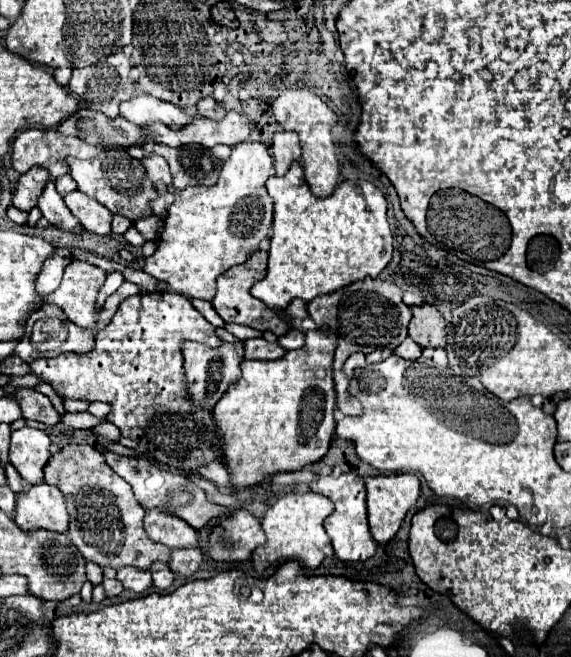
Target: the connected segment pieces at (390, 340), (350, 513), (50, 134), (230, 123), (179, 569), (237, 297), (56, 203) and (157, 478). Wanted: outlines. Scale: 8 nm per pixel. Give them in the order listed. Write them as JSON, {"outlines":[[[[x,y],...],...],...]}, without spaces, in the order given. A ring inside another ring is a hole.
{"outlines":[[[[364,278],[352,282],[336,292],[322,294],[308,304],[308,314],[316,322],[316,326],[330,326],[330,330],[338,336],[338,348],[334,356],[334,384],[336,384],[336,404],[344,414],[362,414],[362,406],[354,402],[348,394],[348,380],[340,374],[346,356],[350,354],[350,346],[390,346],[394,350],[408,336],[408,322],[412,318],[410,308],[402,302],[402,290],[394,282],[386,282],[380,278]]],[[[344,472],[340,476],[316,476],[310,484],[308,484],[310,492],[322,494],[326,498],[330,498],[334,502],[334,512],[330,518],[326,518],[326,534],[330,536],[334,554],[344,560],[344,562],[358,562],[358,560],[368,560],[374,550],[376,550],[376,542],[370,534],[368,528],[368,512],[366,512],[366,484],[364,478],[354,474],[354,472]]],[[[28,128],[28,130],[20,132],[18,138],[12,144],[12,166],[20,174],[28,172],[32,166],[40,166],[40,168],[48,170],[52,180],[56,180],[56,178],[66,174],[64,158],[68,158],[68,156],[74,156],[74,158],[94,158],[96,154],[100,154],[98,148],[86,144],[84,140],[78,140],[76,136],[64,136],[58,130],[50,130],[50,128]]],[[[230,110],[222,120],[206,120],[198,118],[192,124],[186,124],[180,130],[172,130],[162,122],[146,124],[148,132],[154,136],[154,142],[168,144],[168,146],[182,146],[182,144],[202,144],[202,146],[216,146],[216,144],[238,144],[238,140],[248,140],[250,132],[254,130],[254,122],[246,118],[242,112]]],[[[178,548],[170,552],[170,570],[178,576],[190,576],[200,568],[202,552],[200,548]]],[[[256,250],[248,256],[248,260],[240,266],[234,266],[230,270],[226,270],[220,278],[218,278],[218,290],[216,290],[216,296],[212,300],[212,306],[214,310],[218,312],[218,316],[222,316],[224,322],[236,322],[236,324],[244,324],[244,326],[250,326],[250,328],[256,328],[260,332],[264,330],[270,330],[274,332],[276,336],[284,336],[288,334],[290,330],[302,330],[302,320],[306,318],[306,302],[304,300],[298,300],[296,306],[290,306],[288,312],[286,312],[286,320],[282,320],[274,310],[270,310],[266,304],[262,304],[260,300],[256,300],[252,294],[250,294],[250,288],[262,280],[266,276],[266,260],[268,260],[268,252],[266,250]]],[[[48,182],[44,186],[44,190],[40,194],[40,200],[38,200],[38,208],[40,208],[42,216],[48,222],[52,222],[54,226],[64,228],[64,230],[70,230],[70,232],[80,232],[82,230],[82,226],[78,224],[78,220],[74,220],[74,216],[66,208],[62,196],[56,192],[54,182]]],[[[104,452],[104,456],[106,456],[106,462],[110,464],[110,468],[114,468],[114,472],[118,472],[122,478],[126,478],[132,484],[132,488],[136,492],[136,500],[140,502],[140,506],[144,510],[160,510],[160,512],[178,516],[188,526],[192,526],[196,530],[206,526],[216,516],[228,516],[230,514],[230,510],[226,510],[224,506],[218,506],[218,504],[210,502],[210,498],[208,498],[208,504],[206,504],[206,492],[200,490],[194,482],[190,482],[184,474],[180,474],[176,470],[172,472],[172,470],[160,468],[160,466],[156,468],[148,460],[140,462],[140,468],[132,468],[132,460],[128,456],[118,456],[118,454],[112,454],[112,452]]]]}

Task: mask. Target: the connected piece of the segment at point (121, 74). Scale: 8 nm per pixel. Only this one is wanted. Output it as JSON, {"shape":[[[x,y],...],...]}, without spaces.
{"shape":[[[122,50],[102,58],[100,62],[96,62],[92,66],[74,68],[72,80],[70,80],[70,90],[80,100],[84,100],[86,106],[94,108],[94,110],[100,110],[108,118],[116,118],[118,116],[118,104],[122,100],[132,98],[134,88],[136,88],[136,80],[132,78],[132,64],[130,64],[130,58]]]}

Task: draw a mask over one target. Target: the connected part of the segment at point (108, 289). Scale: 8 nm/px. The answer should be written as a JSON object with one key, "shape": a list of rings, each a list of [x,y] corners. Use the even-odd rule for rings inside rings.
{"shape":[[[117,271],[108,274],[104,285],[100,289],[100,292],[98,294],[98,298],[96,301],[96,306],[98,306],[98,308],[102,309],[106,298],[116,292],[118,288],[122,285],[122,277],[122,273]]]}

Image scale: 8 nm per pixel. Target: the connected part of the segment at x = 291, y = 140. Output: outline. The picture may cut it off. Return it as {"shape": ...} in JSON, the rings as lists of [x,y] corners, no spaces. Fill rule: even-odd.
{"shape":[[[280,130],[274,134],[272,142],[272,152],[274,152],[274,170],[278,176],[286,174],[290,168],[292,160],[300,158],[300,140],[296,132],[286,132]]]}

